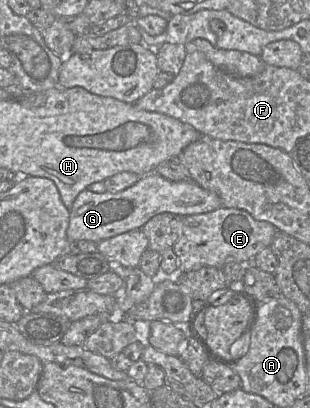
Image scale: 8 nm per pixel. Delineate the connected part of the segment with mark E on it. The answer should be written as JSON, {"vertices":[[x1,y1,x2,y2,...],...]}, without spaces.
{"vertices":[[220,207,214,211,182,218,180,237,173,245,178,259,178,273,202,267,221,268,228,260,252,263,255,255,269,247,278,229,265,221,255,220,245,210]]}

